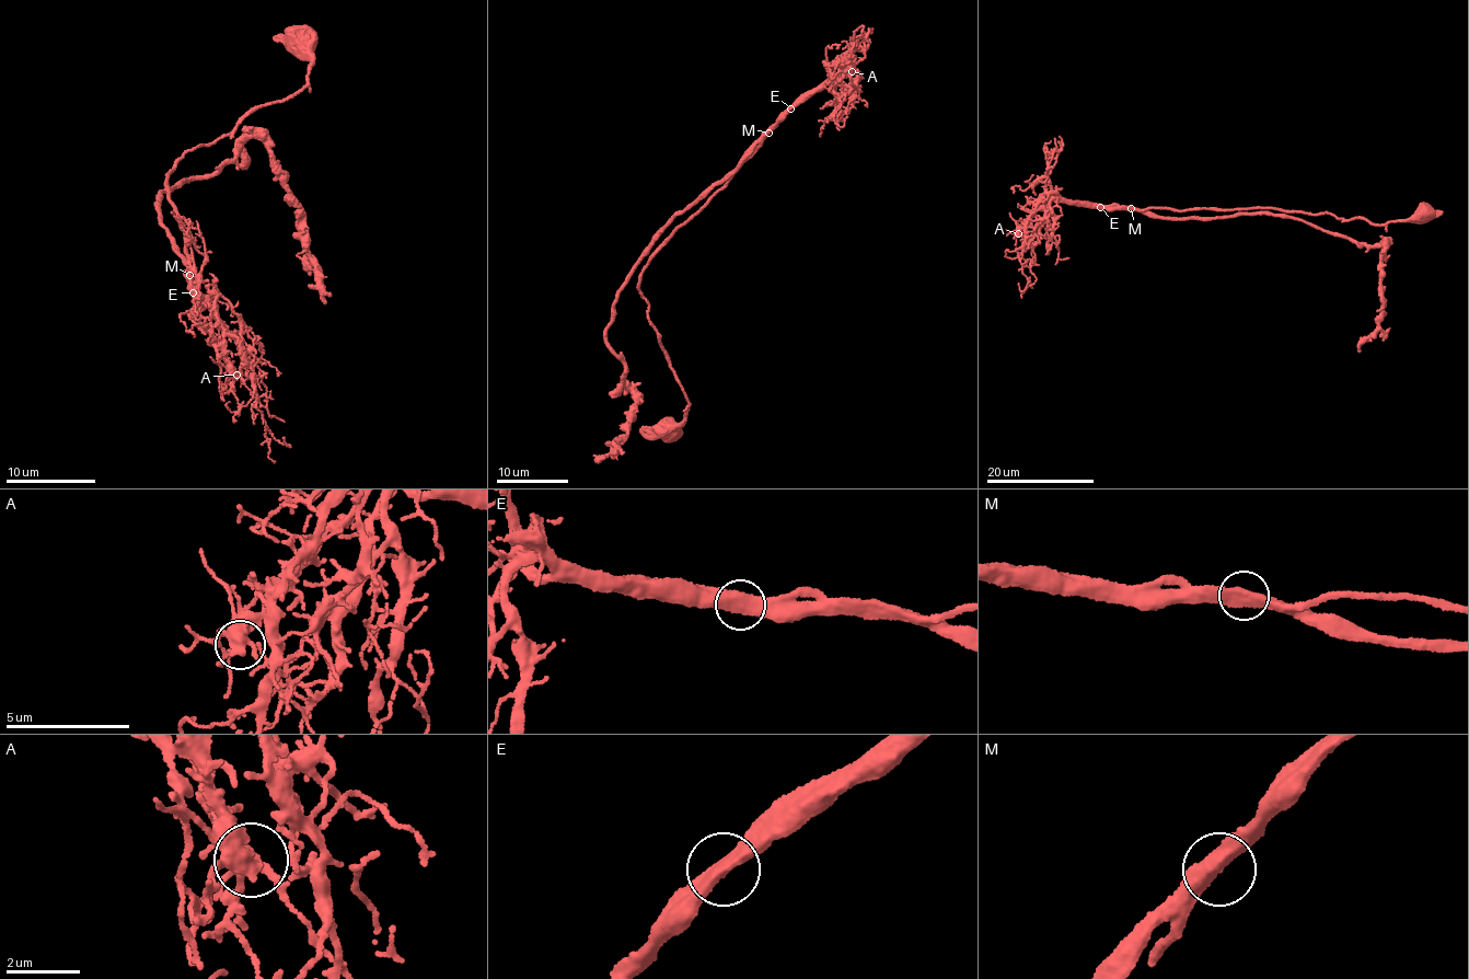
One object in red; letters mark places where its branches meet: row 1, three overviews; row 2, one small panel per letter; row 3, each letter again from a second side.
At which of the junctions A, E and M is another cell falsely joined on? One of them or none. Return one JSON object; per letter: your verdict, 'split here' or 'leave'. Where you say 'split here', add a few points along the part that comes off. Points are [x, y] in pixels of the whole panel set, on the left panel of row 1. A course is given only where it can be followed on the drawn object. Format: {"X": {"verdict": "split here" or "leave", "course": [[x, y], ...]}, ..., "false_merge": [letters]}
{"A": {"verdict": "leave"}, "E": {"verdict": "leave"}, "M": {"verdict": "leave"}, "false_merge": []}

